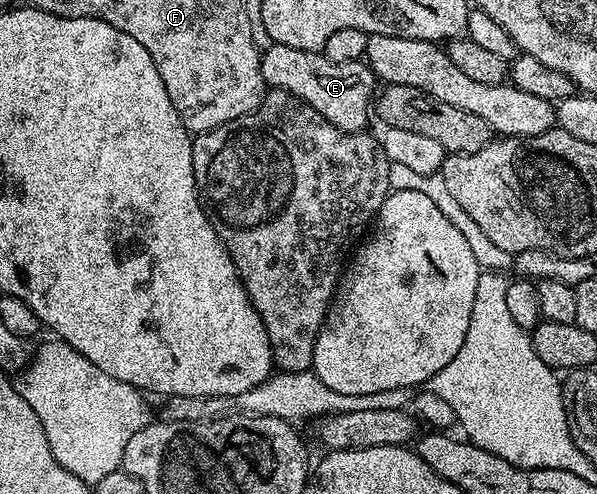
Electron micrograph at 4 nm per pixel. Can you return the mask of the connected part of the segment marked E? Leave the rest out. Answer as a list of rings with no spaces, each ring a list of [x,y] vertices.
[[[271,43],[260,53],[260,69],[265,85],[294,94],[306,102],[324,120],[329,120],[344,132],[362,132],[369,126],[368,115],[374,112],[374,97],[378,92],[378,81],[367,63],[330,62],[320,52],[294,50],[294,46]]]

